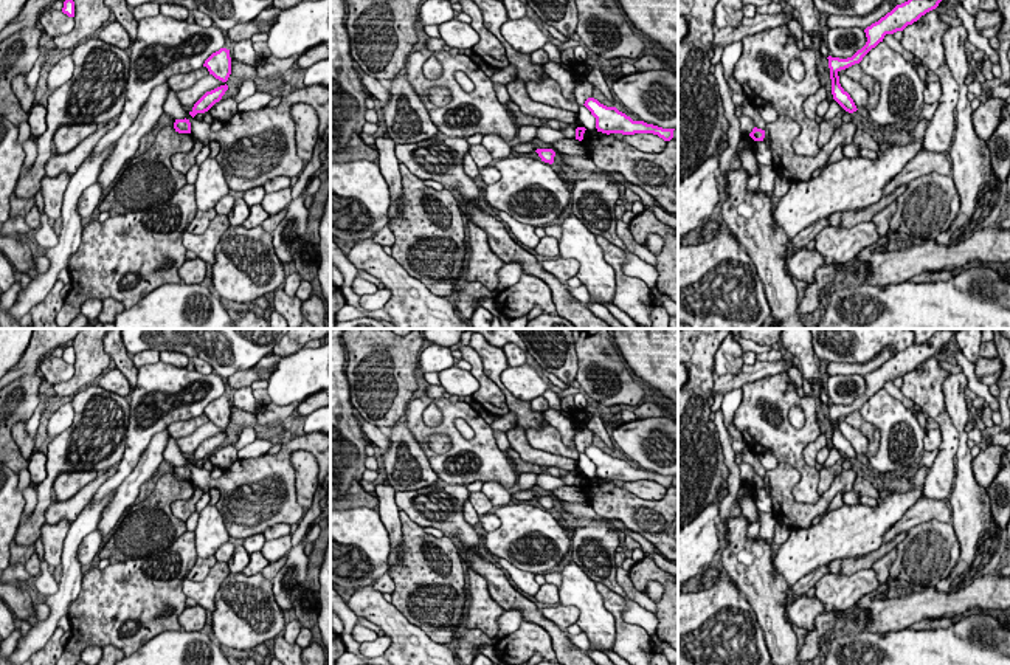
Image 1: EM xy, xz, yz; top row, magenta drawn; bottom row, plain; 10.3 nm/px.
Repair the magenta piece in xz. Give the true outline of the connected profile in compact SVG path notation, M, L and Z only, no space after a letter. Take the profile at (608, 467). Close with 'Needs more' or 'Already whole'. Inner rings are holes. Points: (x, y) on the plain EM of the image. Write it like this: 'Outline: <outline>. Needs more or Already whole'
Outline: M588 445L583 453L596 465L597 479L602 479L607 482L610 481L622 481L622 482L653 481L662 485L664 488L670 488L673 485L675 476L662 476L653 471L647 471L644 468L633 468L630 463L619 459L616 454L607 454L594 445Z. Already whole

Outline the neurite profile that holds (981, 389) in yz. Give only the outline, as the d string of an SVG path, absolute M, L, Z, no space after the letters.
M957 350L951 355L951 360L962 367L968 380L968 389L973 391L977 397L984 398L991 411L999 411L999 400L996 400L987 384L981 383L974 375L974 364L967 360L962 350Z

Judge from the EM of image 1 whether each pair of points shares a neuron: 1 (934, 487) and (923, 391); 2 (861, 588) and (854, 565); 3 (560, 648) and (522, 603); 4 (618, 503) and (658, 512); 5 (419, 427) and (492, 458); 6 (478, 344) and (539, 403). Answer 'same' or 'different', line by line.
1: same
2: different
3: same
4: same
5: same
6: different

